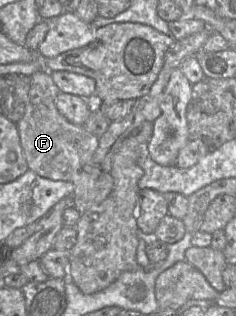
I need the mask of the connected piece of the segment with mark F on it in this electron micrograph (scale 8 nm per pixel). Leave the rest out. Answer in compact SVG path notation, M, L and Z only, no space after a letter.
M39 69L31 76L31 87L27 97L27 106L24 115L16 123L23 154L28 168L38 175L51 180L72 182L74 191L72 205L82 214L93 206L104 201L113 188L113 178L110 173L104 172L94 163L94 153L98 147L99 137L90 133L84 125L69 122L56 107L56 97L60 92L55 85L51 74L46 69Z

